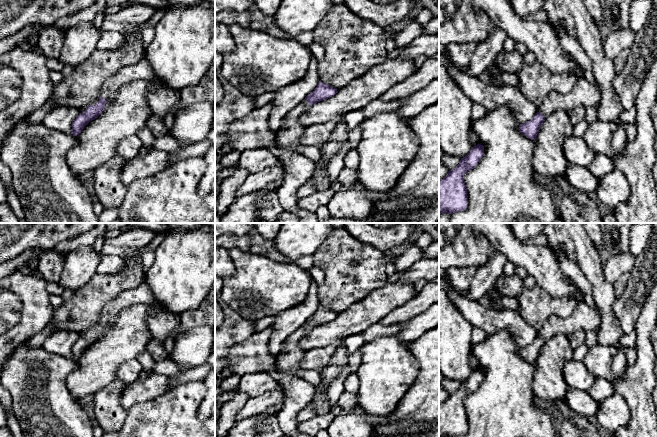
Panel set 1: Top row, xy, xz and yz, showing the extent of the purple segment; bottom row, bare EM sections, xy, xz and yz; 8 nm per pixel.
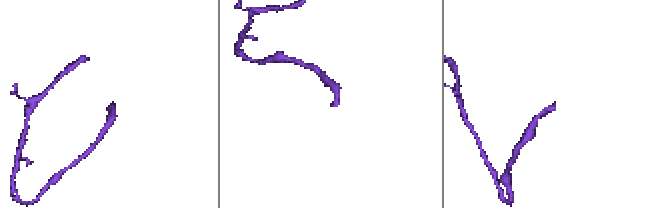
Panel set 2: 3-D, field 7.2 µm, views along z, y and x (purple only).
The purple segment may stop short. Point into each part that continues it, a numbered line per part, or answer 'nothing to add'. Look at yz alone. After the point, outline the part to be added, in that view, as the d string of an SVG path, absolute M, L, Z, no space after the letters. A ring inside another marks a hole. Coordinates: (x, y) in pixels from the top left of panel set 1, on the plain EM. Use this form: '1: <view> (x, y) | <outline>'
1: yz (584, 317) | M581 301L578 302L576 309L568 318L555 315L549 317L542 329L538 331L538 336L547 341L555 334L564 334L568 337L577 330L583 330L587 333L600 328L601 321L600 313L585 301Z

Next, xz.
1: xz (288, 363) | M304 323L294 331L285 341L285 353L278 356L275 367L279 374L297 377L300 362L305 356L305 351L299 346L300 339L308 335L309 327Z

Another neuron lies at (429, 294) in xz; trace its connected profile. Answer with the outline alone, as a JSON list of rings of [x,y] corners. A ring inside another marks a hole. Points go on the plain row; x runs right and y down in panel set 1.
[[[429,281],[415,297],[394,309],[381,319],[378,324],[389,326],[404,323],[408,319],[426,311],[435,302],[439,302],[439,283]]]

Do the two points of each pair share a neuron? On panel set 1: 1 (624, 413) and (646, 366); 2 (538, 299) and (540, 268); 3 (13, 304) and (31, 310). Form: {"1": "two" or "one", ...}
{"1": "two", "2": "two", "3": "two"}

